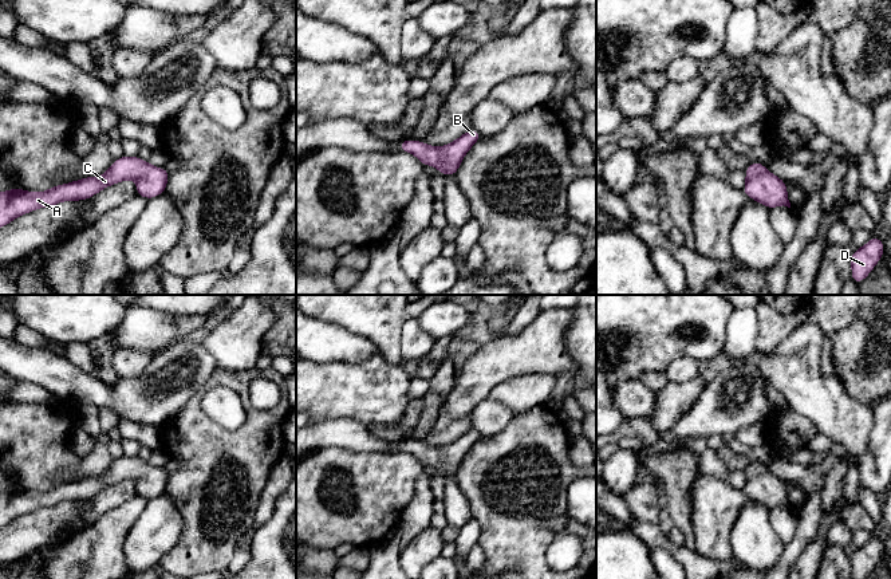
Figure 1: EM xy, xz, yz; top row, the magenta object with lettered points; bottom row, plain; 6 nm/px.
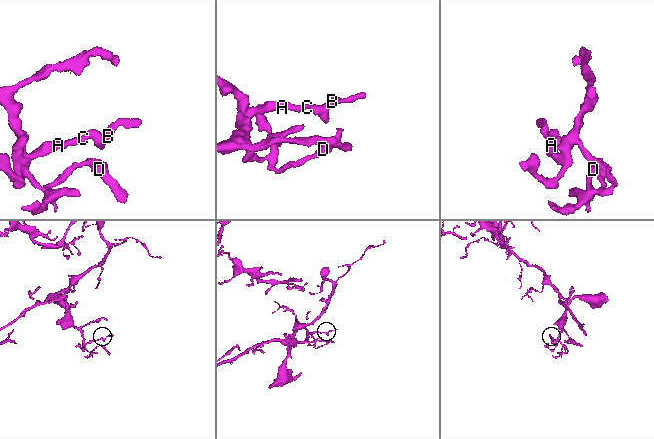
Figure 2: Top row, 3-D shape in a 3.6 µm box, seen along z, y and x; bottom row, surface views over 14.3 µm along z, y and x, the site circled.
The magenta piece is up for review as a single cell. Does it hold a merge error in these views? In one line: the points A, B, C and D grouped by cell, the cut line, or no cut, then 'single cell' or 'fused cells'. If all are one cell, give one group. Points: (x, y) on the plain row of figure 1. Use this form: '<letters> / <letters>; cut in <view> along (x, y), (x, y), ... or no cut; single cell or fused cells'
A B C D; no cut; single cell

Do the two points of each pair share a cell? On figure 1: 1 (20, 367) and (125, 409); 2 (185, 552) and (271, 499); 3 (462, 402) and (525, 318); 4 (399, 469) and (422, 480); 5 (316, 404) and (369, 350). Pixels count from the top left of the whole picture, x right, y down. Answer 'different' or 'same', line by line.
1: same
2: different
3: different
4: different
5: different

